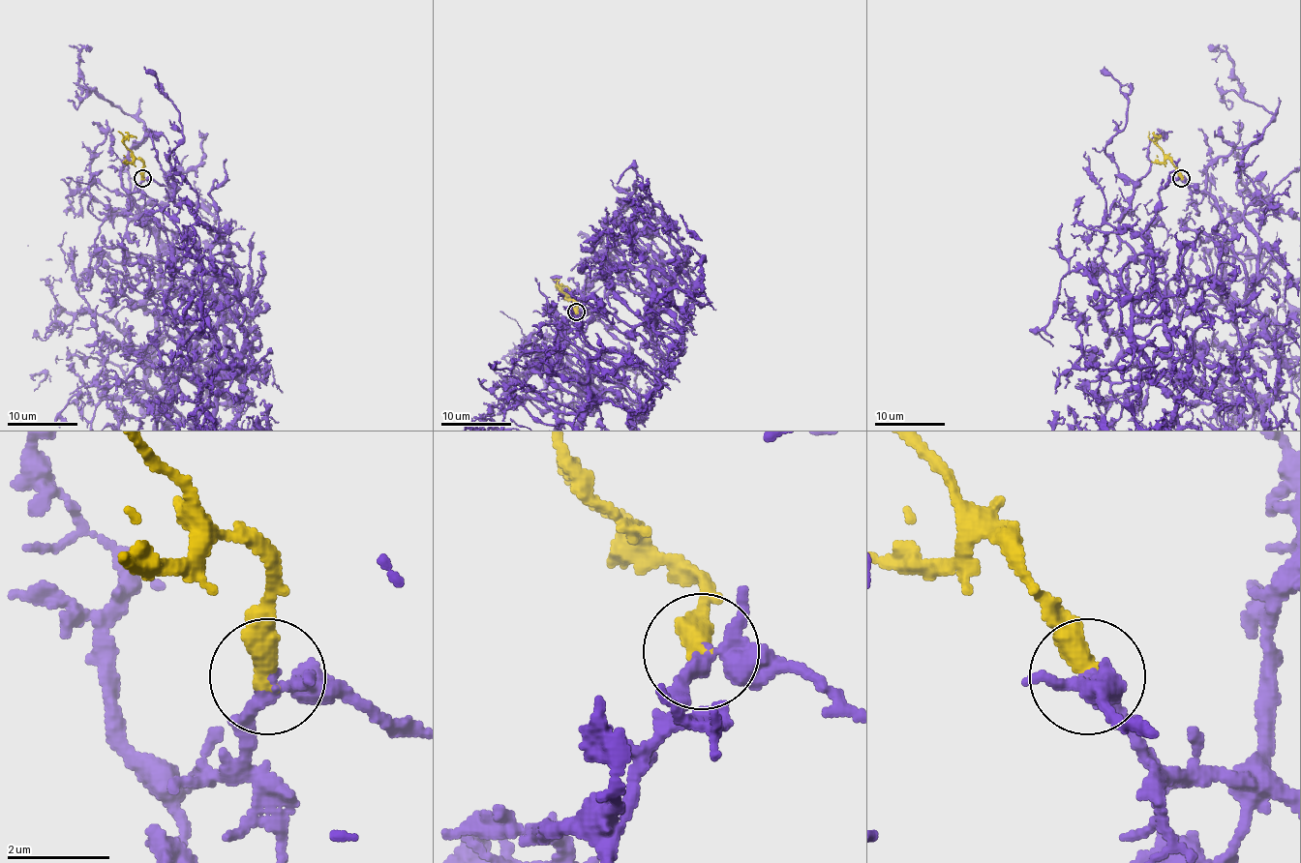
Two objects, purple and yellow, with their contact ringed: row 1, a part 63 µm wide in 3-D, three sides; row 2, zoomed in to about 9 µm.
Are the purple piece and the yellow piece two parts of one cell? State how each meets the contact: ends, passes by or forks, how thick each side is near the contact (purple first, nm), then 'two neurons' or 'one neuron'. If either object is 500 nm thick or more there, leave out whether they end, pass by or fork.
purple forks; yellow ends; calibres 300 and 480 nm; one neuron

